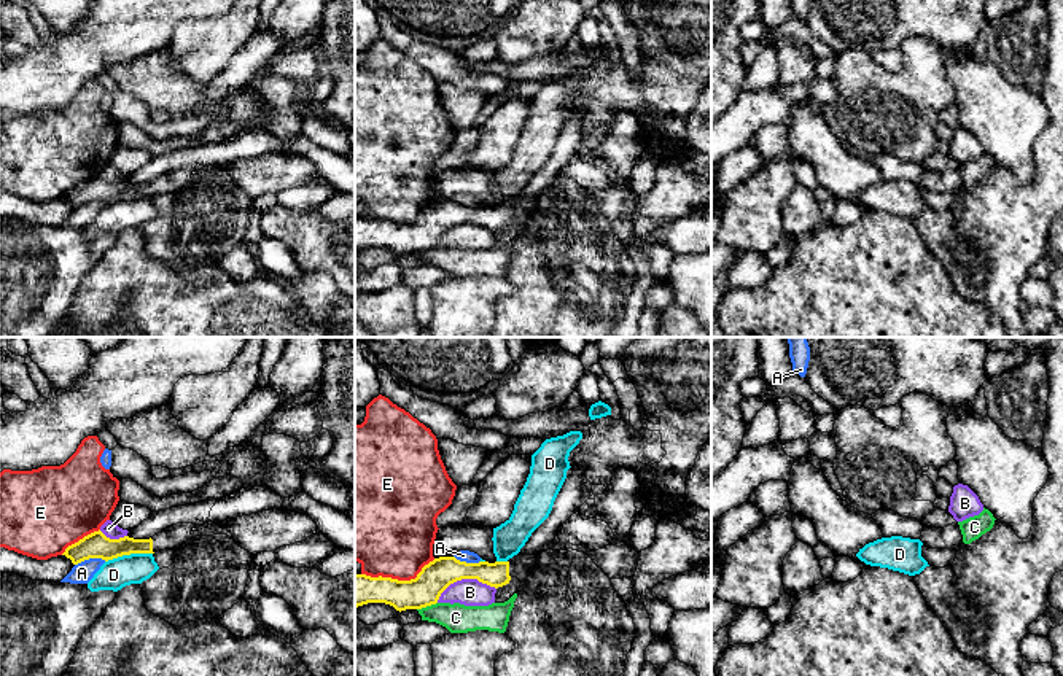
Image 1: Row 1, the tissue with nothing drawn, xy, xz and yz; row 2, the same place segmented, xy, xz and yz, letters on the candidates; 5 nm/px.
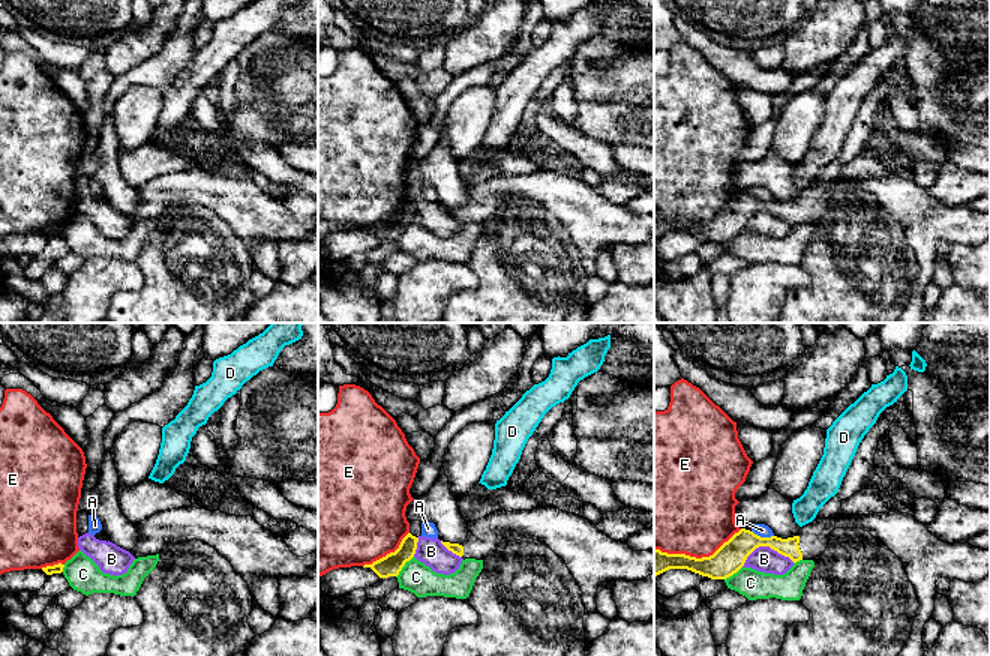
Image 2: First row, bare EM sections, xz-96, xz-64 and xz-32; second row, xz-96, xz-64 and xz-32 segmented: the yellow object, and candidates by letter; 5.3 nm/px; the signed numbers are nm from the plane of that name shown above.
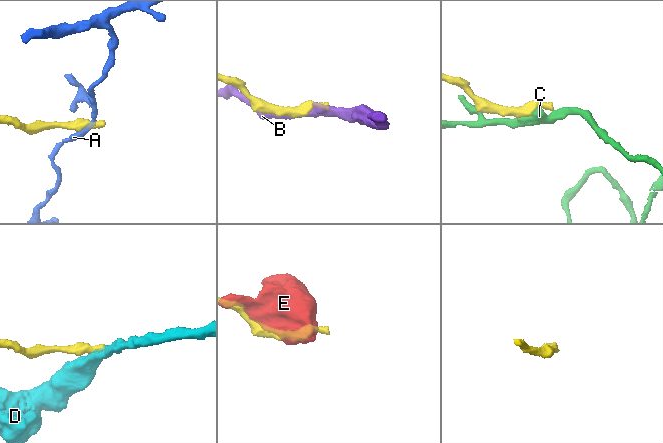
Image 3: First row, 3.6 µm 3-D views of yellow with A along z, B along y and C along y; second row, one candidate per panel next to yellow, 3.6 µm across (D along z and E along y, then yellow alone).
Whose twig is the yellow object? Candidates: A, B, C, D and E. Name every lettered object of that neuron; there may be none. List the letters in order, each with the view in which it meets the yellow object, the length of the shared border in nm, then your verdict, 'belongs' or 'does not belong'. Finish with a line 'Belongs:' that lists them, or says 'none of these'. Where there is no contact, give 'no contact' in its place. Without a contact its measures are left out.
A: contact in xy; length 160 nm; does not belong
B: contact in xz; length 320 nm; does not belong
C: contact in xz; length 110 nm; does not belong
D: contact in xy; length 240 nm; does not belong
E: contact in xz; length 380 nm; does not belong
Belongs: none of these

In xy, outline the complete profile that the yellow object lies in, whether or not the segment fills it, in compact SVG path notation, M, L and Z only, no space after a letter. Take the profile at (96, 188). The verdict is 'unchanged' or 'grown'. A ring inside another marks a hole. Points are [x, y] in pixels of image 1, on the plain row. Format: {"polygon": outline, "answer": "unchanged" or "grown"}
{"polygon": "M269 153L228 162L224 173L220 167L177 167L150 183L134 183L129 180L110 183L99 173L68 189L62 199L70 202L73 208L89 202L108 205L130 197L154 197L164 192L177 194L183 186L196 180L228 178L255 200L261 196L275 196L283 189L306 185L312 178L320 177L310 161L286 153Z", "answer": "grown"}

